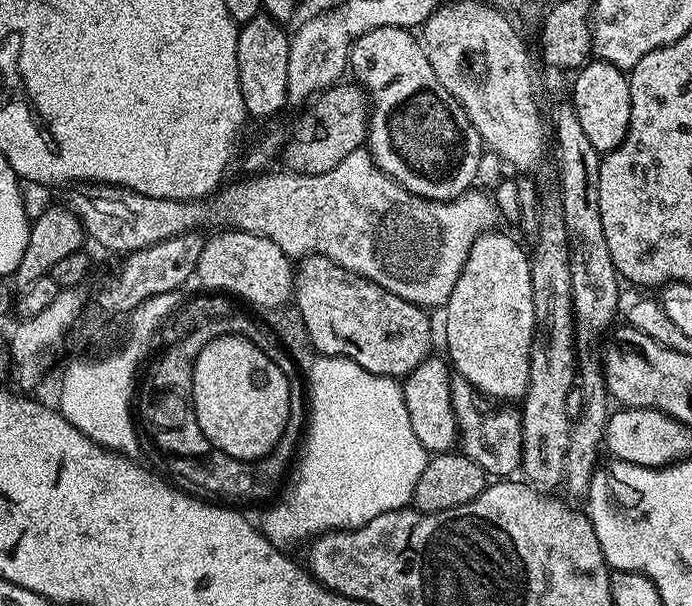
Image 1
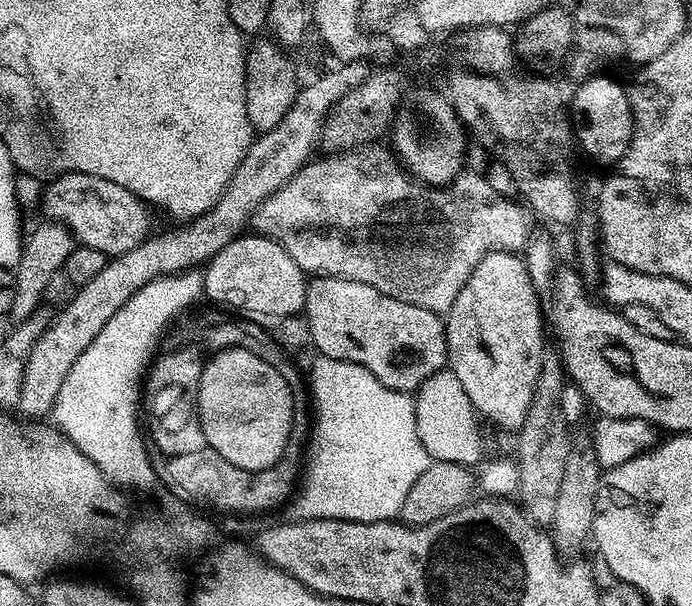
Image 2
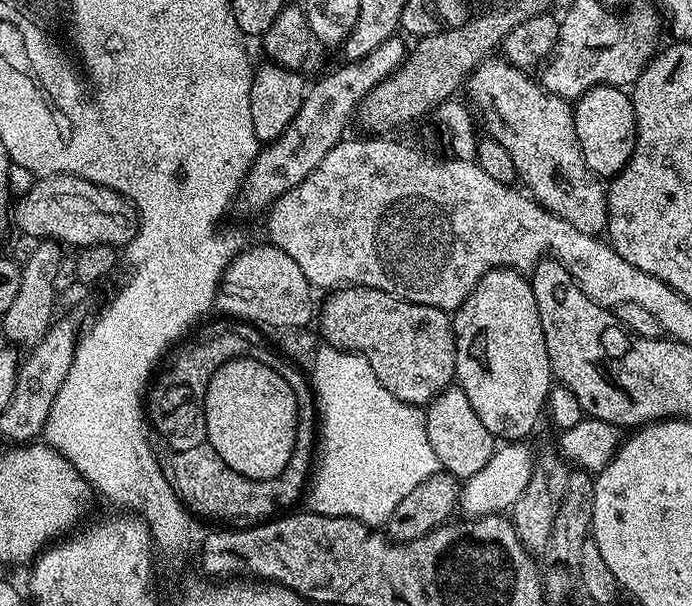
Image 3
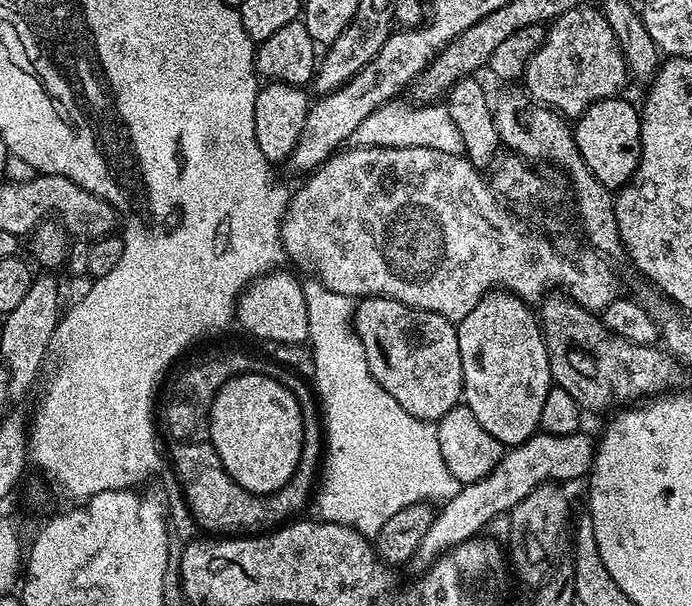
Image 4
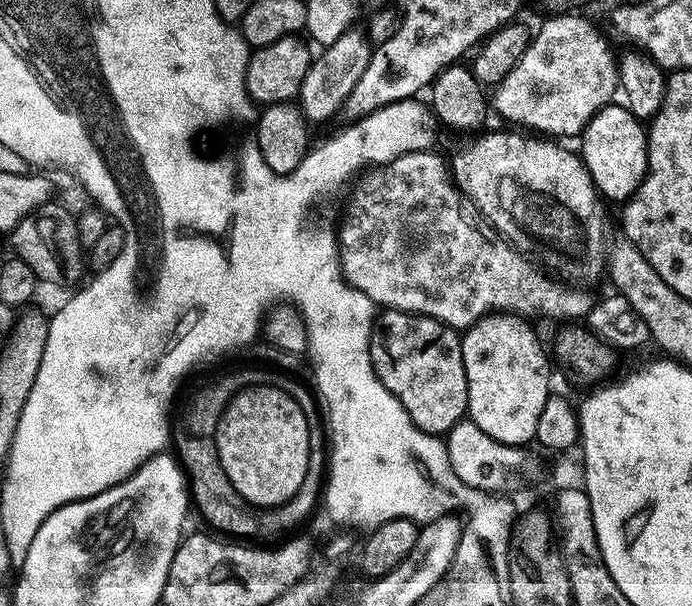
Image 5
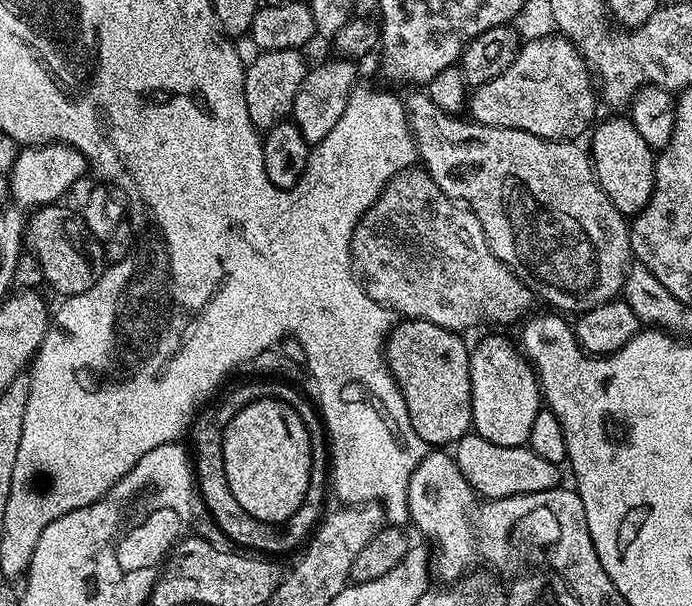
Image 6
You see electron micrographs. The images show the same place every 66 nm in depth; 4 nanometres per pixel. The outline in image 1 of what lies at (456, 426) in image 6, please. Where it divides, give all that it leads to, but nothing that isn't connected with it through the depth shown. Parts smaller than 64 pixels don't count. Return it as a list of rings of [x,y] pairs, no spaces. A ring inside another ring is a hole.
[[[305,256],[295,265],[294,307],[301,312],[310,341],[319,355],[349,360],[375,376],[409,376],[433,351],[432,324],[425,309],[398,298],[398,294],[390,294],[390,290],[338,266],[325,256]]]

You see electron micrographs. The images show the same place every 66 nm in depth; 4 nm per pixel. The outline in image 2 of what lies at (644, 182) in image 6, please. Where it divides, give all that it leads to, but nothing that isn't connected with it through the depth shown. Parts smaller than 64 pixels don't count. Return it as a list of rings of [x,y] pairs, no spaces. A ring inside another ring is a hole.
[[[597,74],[581,79],[580,84],[573,94],[572,100],[570,96],[570,119],[574,125],[574,140],[580,148],[592,160],[597,160],[600,164],[608,164],[607,166],[615,166],[617,162],[626,154],[626,150],[630,146],[630,138],[632,137],[632,107],[628,101],[629,89],[624,88],[616,80],[611,80],[611,75]]]

